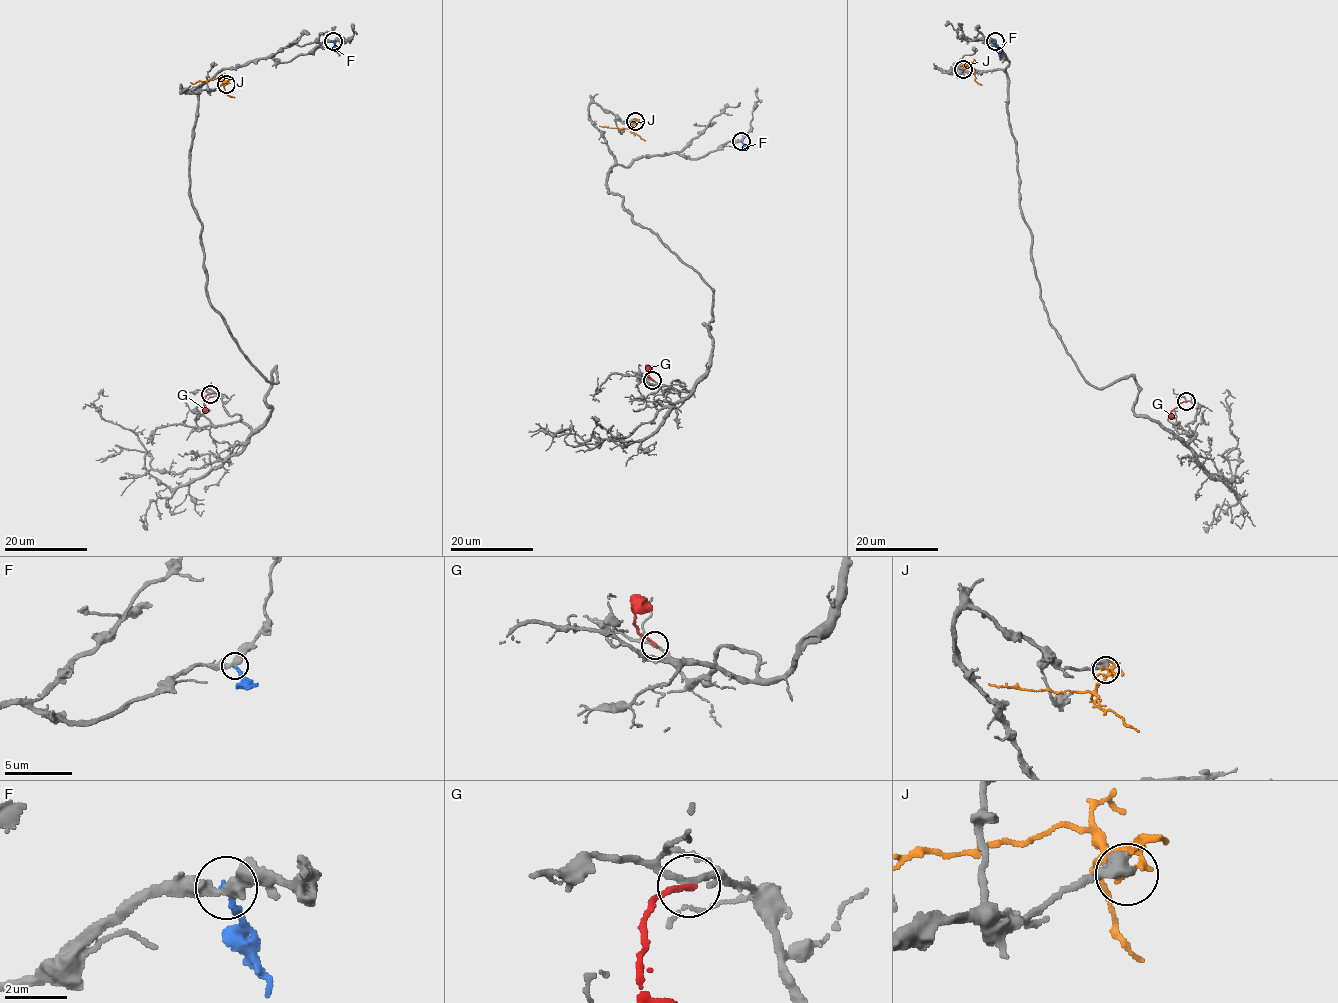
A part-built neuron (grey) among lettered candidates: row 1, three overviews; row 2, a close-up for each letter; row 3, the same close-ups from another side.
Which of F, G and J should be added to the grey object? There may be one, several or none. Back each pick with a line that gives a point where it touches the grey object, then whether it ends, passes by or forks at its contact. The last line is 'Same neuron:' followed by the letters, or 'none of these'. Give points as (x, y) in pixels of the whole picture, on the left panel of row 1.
Same neuron: none of these

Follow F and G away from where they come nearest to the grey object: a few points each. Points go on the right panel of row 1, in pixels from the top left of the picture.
F: (995, 41), (1000, 57)
G: (1186, 401), (1172, 411), (1173, 416)

